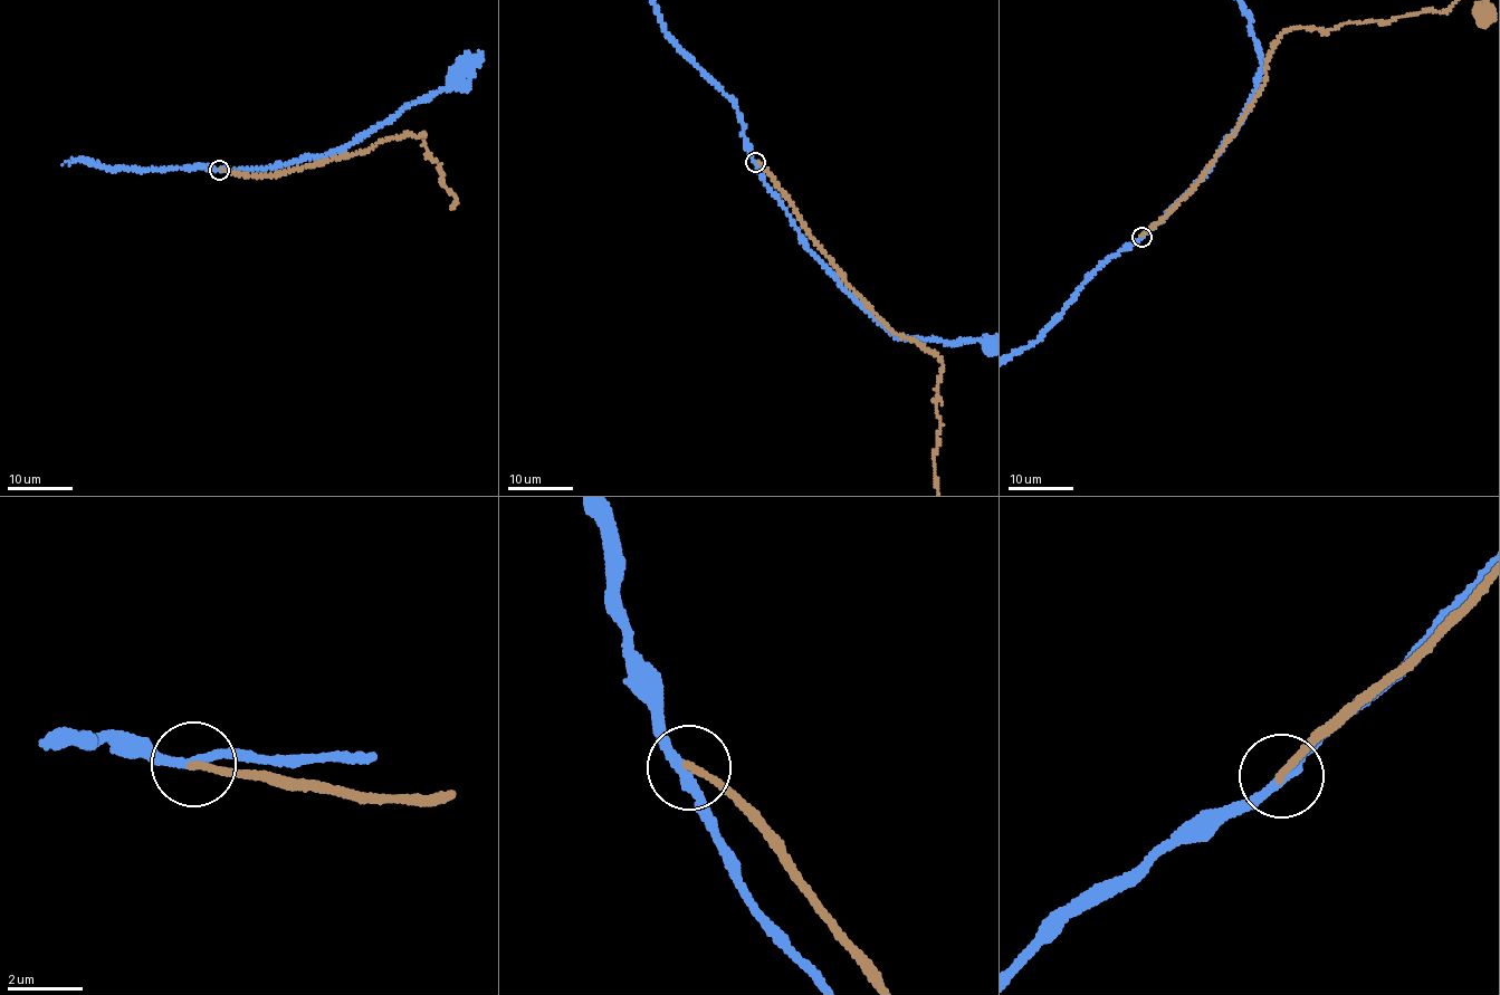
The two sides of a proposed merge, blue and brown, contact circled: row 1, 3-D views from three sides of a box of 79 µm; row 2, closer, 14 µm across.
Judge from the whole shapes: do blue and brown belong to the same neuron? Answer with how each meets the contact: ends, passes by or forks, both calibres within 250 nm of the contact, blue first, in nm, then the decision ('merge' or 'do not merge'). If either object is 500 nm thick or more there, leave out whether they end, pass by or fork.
blue passes by; brown ends; calibres 260 and 190 nm; do not merge

